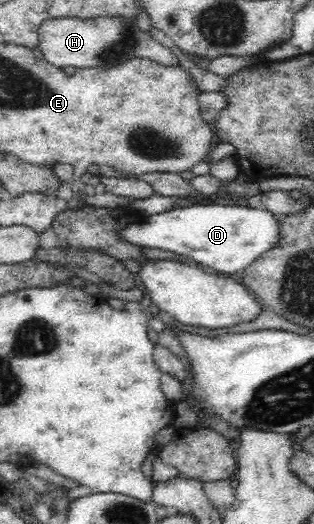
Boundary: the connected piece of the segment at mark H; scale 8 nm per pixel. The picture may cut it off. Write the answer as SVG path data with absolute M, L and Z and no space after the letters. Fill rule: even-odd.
M64 16L64 18L44 20L38 26L37 47L49 64L60 69L72 66L109 70L136 58L149 59L170 67L179 64L175 54L158 43L152 32L140 29L135 19L121 18L121 16L96 16L92 19Z

